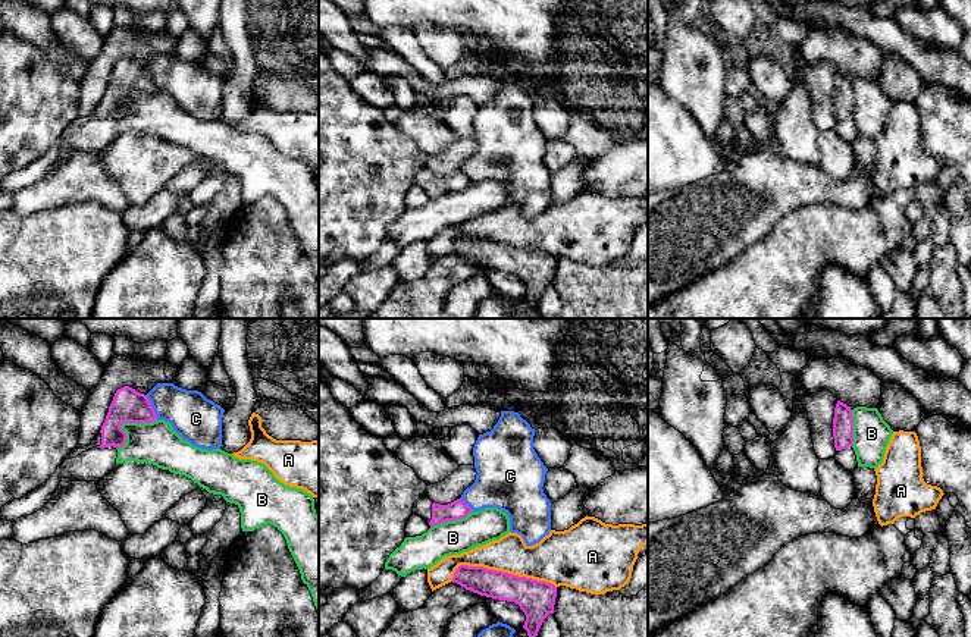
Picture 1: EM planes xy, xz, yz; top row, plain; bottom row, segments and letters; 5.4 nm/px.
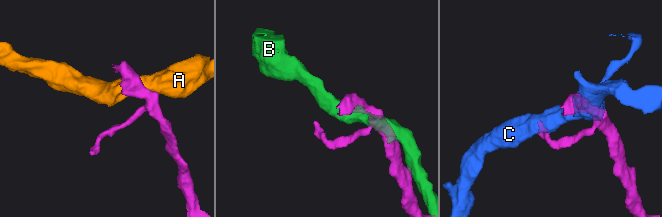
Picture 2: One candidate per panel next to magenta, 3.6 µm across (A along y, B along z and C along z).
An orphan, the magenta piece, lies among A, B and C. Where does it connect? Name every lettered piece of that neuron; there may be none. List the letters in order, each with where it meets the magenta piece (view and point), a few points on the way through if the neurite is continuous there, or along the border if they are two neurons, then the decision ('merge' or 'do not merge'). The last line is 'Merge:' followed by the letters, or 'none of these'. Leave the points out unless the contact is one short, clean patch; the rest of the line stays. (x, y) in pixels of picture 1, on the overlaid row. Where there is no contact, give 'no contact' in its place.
A: contact xz (501, 571); do not merge
B: contact xy (127, 420); do not merge
C: contact xy (152, 407); do not merge
Merge: none of these

